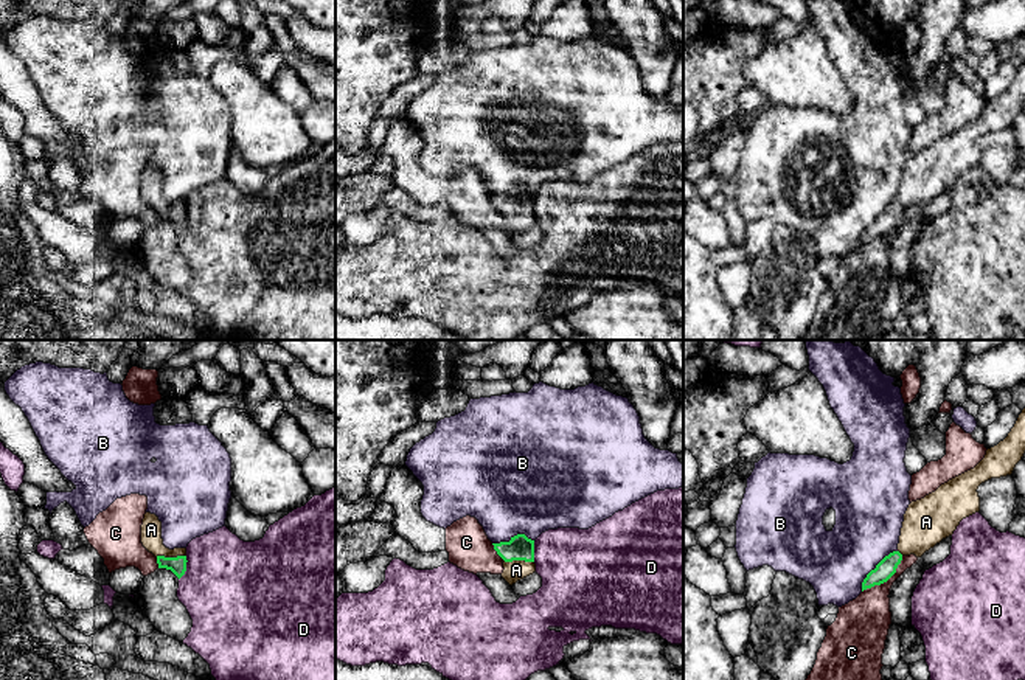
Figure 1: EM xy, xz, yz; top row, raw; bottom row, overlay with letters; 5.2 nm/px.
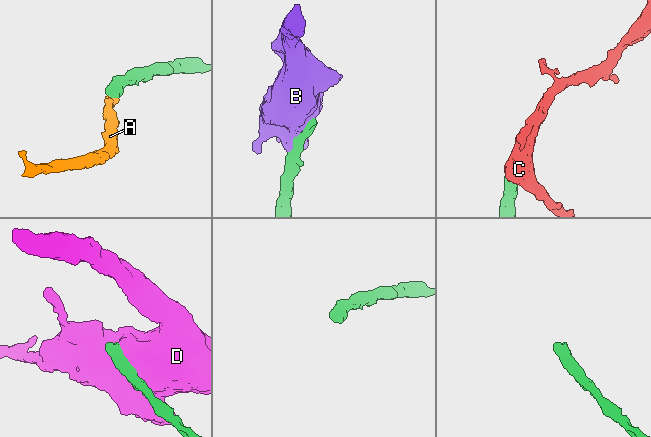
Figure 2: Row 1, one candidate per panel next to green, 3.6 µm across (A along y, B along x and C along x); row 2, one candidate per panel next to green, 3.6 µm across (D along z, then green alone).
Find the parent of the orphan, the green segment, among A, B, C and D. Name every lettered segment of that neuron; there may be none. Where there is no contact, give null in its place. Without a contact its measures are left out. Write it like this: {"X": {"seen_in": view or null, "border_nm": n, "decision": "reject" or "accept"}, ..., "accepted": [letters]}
{"A": {"seen_in": "xz", "border_nm": 160, "decision": "accept"}, "B": {"seen_in": "yz", "border_nm": 280, "decision": "reject"}, "C": {"seen_in": "yz", "border_nm": 280, "decision": "reject"}, "D": {"seen_in": "xy", "border_nm": 130, "decision": "reject"}, "accepted": ["A"]}

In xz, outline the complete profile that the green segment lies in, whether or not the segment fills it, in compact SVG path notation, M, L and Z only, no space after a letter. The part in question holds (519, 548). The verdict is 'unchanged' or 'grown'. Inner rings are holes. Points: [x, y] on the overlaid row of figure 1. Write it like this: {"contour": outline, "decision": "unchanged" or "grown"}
{"contour": "M525 534L511 537L509 542L492 543L497 554L503 559L502 578L509 584L533 574L534 564L534 540Z", "decision": "grown"}

